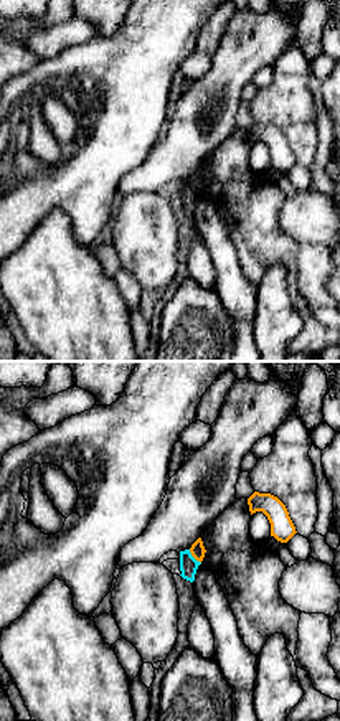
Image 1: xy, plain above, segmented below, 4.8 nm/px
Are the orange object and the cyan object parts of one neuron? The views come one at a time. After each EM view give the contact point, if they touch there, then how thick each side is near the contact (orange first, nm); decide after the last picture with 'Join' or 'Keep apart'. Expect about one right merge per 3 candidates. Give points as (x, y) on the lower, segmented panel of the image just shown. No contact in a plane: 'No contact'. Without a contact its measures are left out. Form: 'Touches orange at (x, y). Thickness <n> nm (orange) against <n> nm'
Touches orange at (193, 556). Thickness 70 nm (orange) against 90 nm

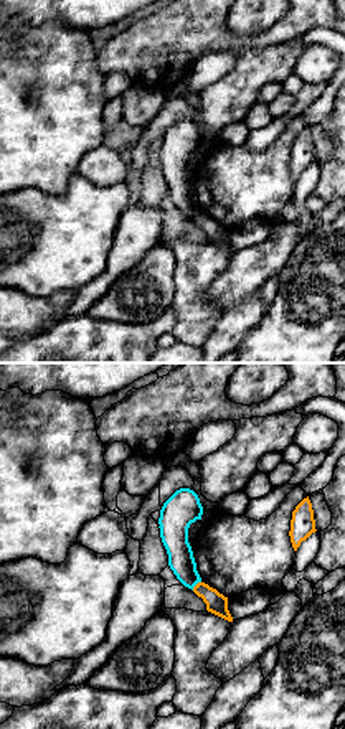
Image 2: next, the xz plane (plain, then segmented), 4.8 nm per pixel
Touches orange at (195, 586). Thickness 100 nm (orange) against 130 nm

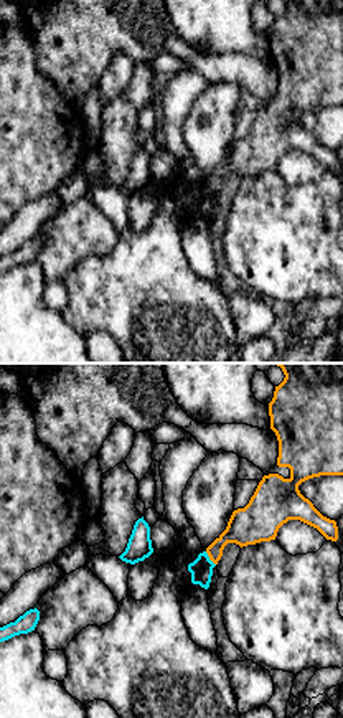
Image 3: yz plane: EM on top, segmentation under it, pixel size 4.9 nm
Touches orange at (210, 558). Thickness 190 nm (orange) against 110 nm

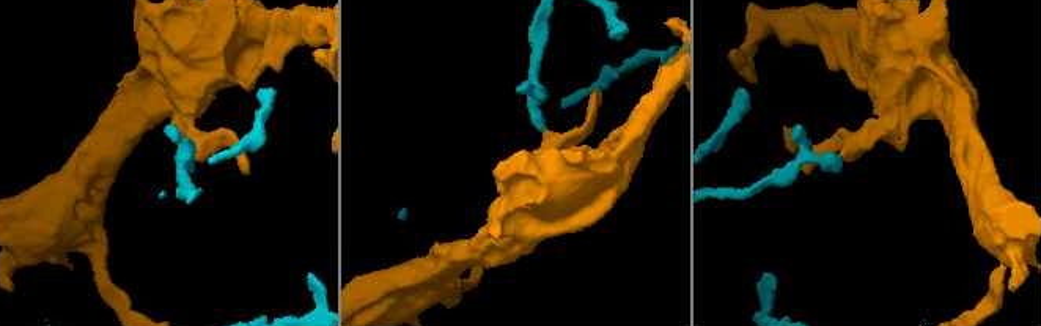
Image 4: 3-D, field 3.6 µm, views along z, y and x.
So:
Keep apart

